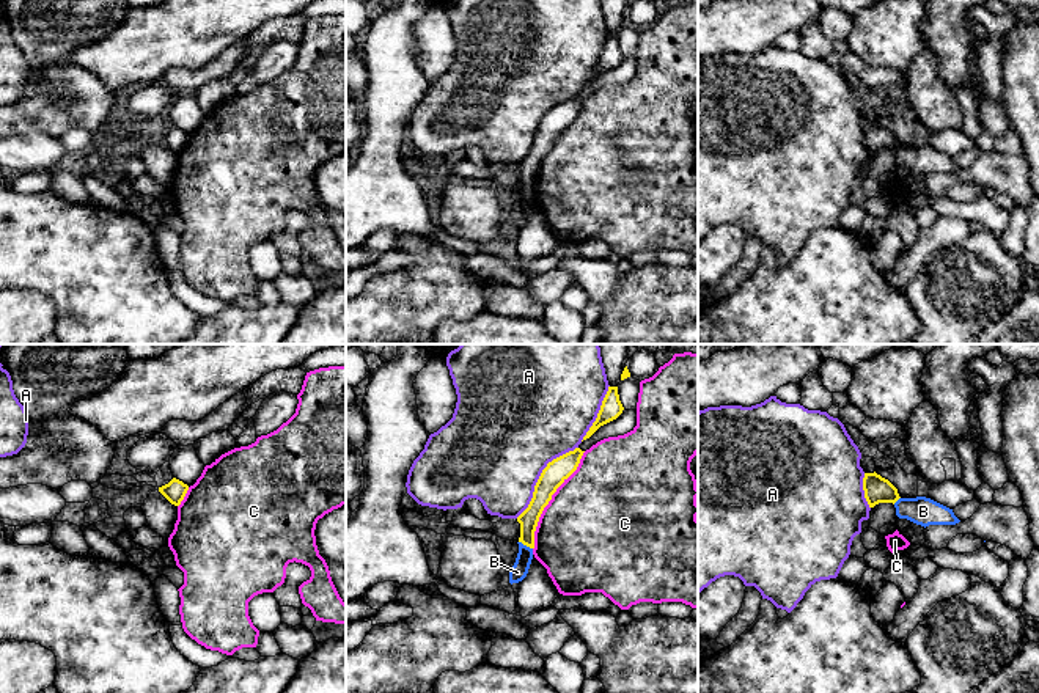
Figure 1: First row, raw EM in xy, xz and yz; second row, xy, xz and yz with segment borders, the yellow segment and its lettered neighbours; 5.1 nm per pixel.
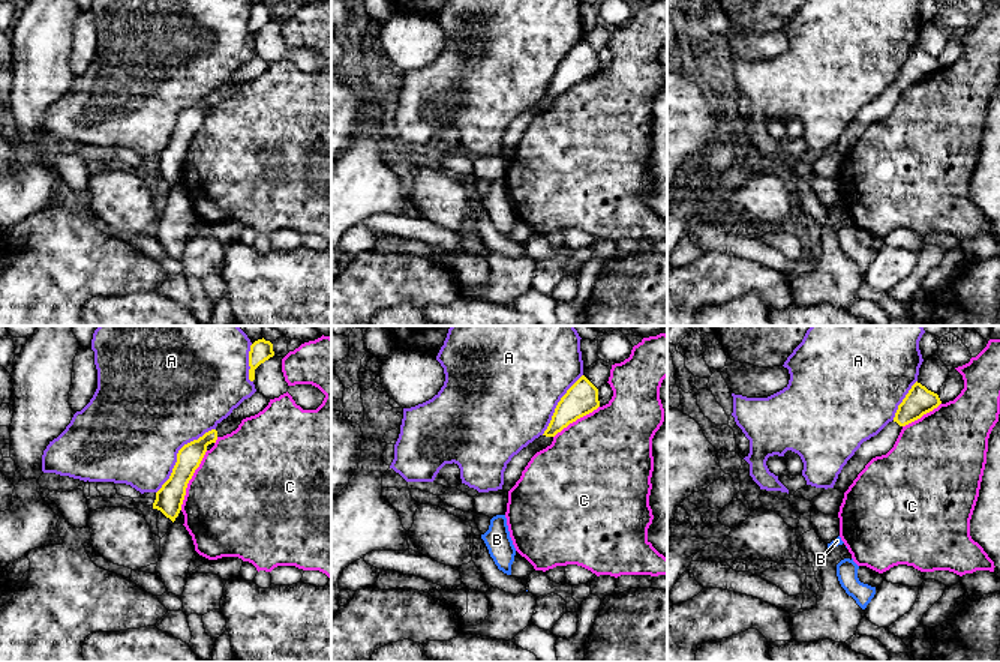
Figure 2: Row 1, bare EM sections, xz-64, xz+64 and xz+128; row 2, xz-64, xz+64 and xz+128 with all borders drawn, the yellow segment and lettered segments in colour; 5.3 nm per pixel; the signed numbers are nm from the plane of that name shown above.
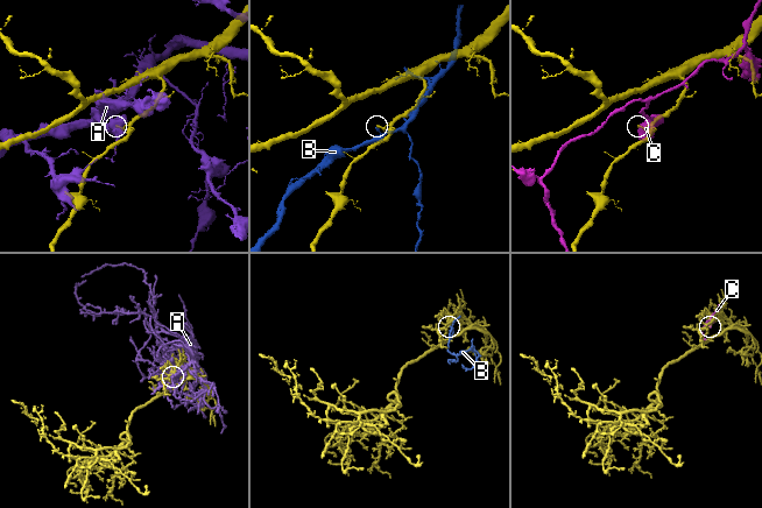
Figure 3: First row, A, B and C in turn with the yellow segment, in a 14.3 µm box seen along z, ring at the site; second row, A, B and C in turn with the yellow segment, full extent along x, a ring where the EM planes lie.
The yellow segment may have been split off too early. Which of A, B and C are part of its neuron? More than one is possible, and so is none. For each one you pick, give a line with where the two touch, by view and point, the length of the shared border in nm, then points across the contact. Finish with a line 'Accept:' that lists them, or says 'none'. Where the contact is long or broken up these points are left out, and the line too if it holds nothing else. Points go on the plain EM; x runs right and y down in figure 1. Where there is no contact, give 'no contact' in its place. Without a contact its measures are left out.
Accept: none

